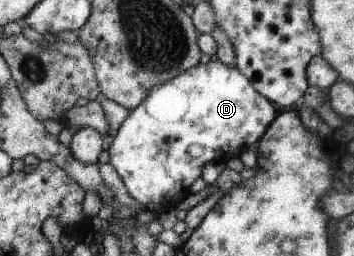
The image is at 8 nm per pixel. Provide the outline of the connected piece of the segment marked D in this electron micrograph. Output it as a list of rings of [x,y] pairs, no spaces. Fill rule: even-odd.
[[[209,61],[205,65],[198,63],[190,67],[187,71],[184,71],[181,75],[167,80],[161,85],[152,87],[145,99],[135,109],[129,111],[128,118],[124,119],[120,128],[114,133],[111,142],[106,143],[108,144],[106,150],[110,155],[109,164],[116,170],[131,198],[134,198],[143,209],[148,208],[154,212],[160,212],[175,206],[175,200],[178,197],[189,193],[190,185],[201,177],[201,171],[208,162],[223,160],[229,163],[234,157],[245,151],[249,145],[258,142],[258,139],[264,134],[264,131],[266,131],[268,125],[276,118],[277,114],[278,110],[273,104],[254,91],[248,79],[245,79],[244,75],[241,75],[235,67],[222,65],[218,61],[214,61],[214,63]]]

